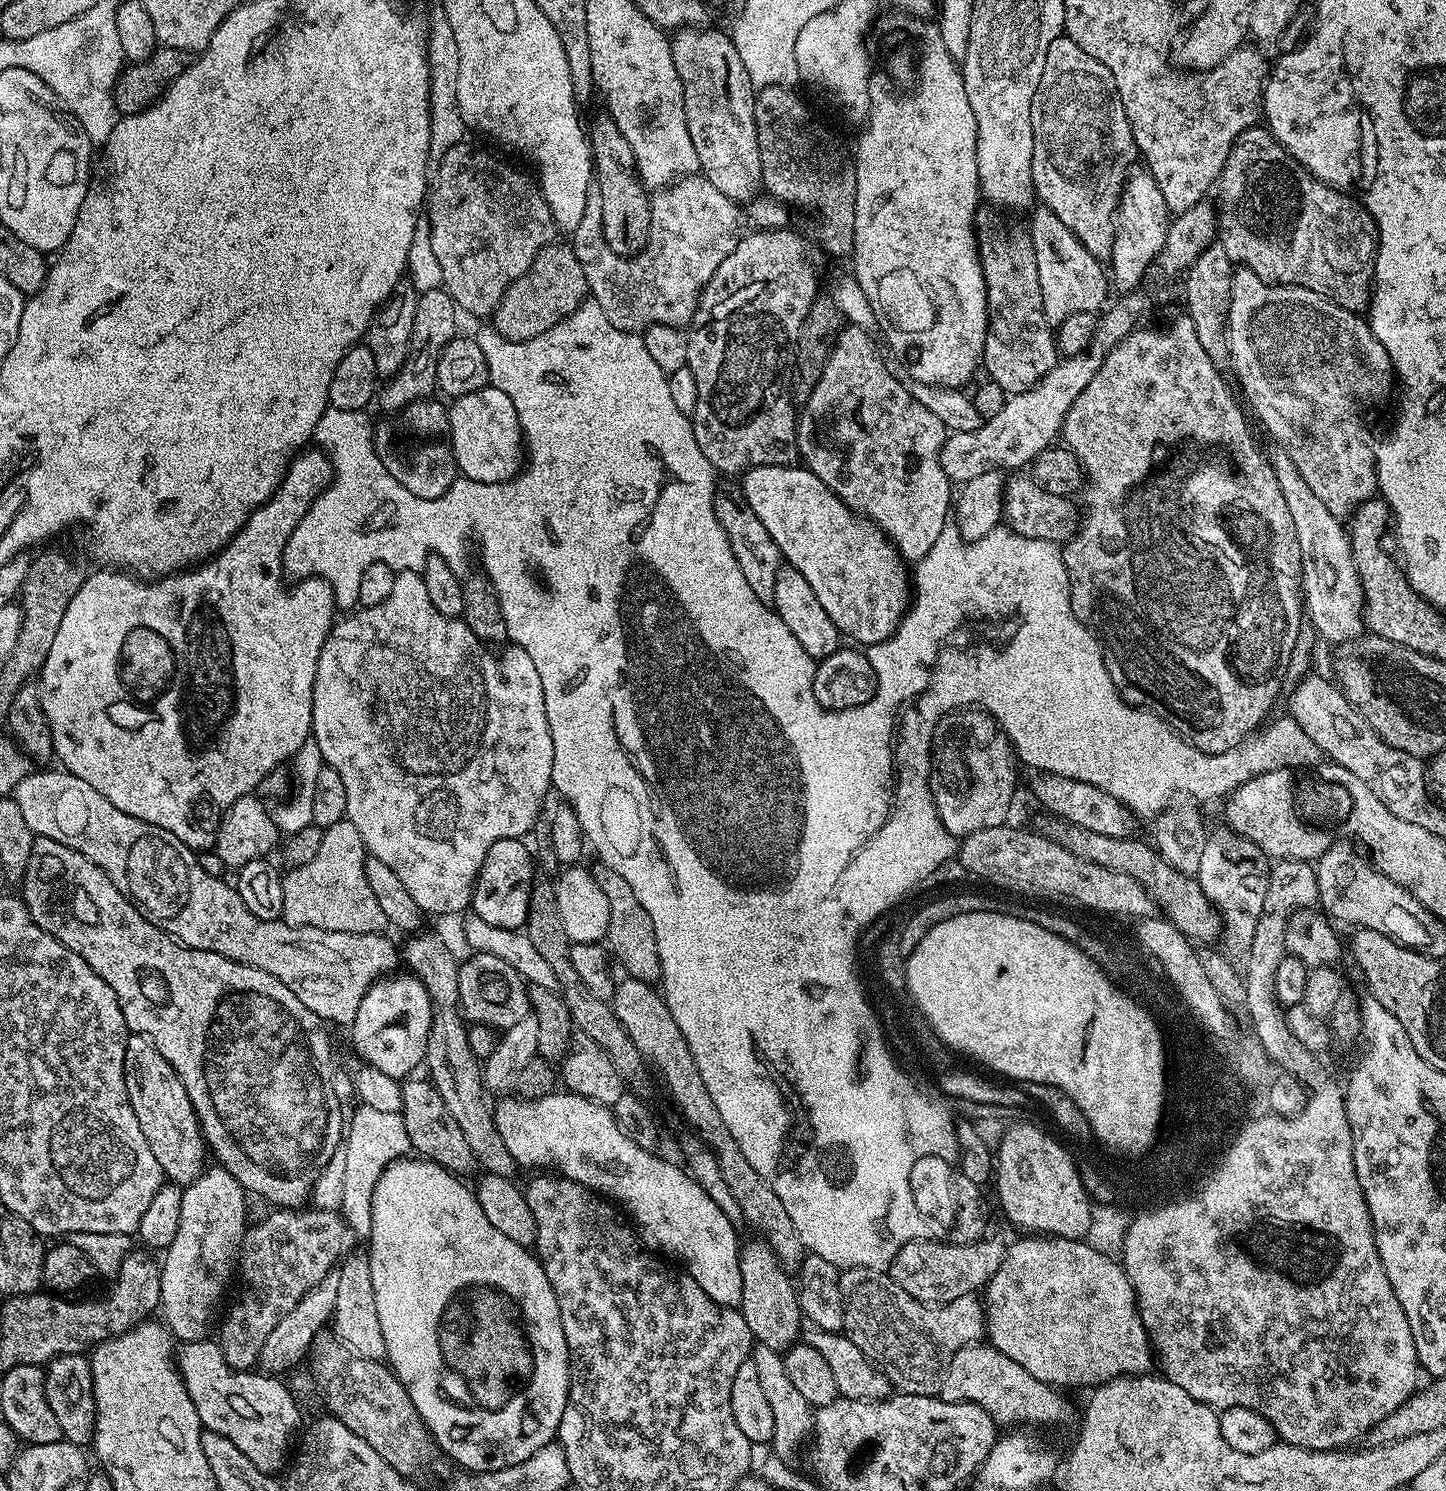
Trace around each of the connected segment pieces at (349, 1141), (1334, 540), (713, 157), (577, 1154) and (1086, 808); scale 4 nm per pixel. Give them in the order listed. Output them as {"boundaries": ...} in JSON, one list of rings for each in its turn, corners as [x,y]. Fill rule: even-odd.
{"boundaries":[[[[360,1104],[354,1118],[346,1120],[346,1135],[342,1147],[347,1151],[347,1163],[343,1171],[343,1199],[339,1213],[354,1237],[371,1237],[374,1222],[374,1188],[378,1178],[394,1161],[407,1157],[412,1152],[410,1136],[399,1112],[374,1110],[374,1106]]],[[[1282,450],[1270,456],[1270,463],[1274,470],[1274,478],[1278,478],[1278,486],[1282,490],[1282,498],[1286,498],[1286,506],[1290,510],[1290,522],[1294,522],[1294,534],[1300,543],[1300,574],[1302,577],[1302,604],[1306,609],[1306,618],[1314,629],[1315,635],[1324,640],[1329,640],[1332,646],[1347,644],[1349,641],[1359,640],[1365,631],[1366,625],[1362,615],[1364,606],[1364,591],[1358,578],[1358,570],[1352,561],[1352,547],[1348,542],[1345,525],[1341,517],[1330,514],[1319,498],[1314,495],[1314,490],[1306,486],[1302,474],[1290,456]]],[[[685,26],[671,37],[671,42],[674,70],[678,70],[682,82],[686,126],[690,130],[690,142],[694,142],[698,154],[699,171],[737,206],[747,205],[762,192],[758,130],[754,126],[756,92],[750,74],[746,74],[746,66],[742,66],[742,58],[738,58],[731,35],[727,31],[719,32],[716,26]]],[[[555,1090],[548,1096],[538,1097],[536,1100],[508,1099],[512,1098],[497,1099],[500,1101],[494,1104],[492,1117],[498,1134],[502,1134],[502,1142],[510,1146],[510,1154],[514,1154],[521,1169],[551,1170],[565,1176],[567,1180],[591,1188],[593,1192],[600,1193],[617,1205],[624,1204],[623,1211],[635,1221],[638,1228],[640,1223],[639,1231],[642,1233],[643,1243],[649,1249],[657,1253],[665,1252],[676,1260],[685,1260],[685,1264],[682,1264],[683,1271],[692,1276],[694,1282],[698,1282],[698,1286],[702,1286],[702,1290],[706,1290],[706,1294],[710,1294],[710,1298],[723,1308],[736,1308],[739,1305],[742,1298],[742,1272],[741,1241],[736,1240],[737,1225],[730,1218],[726,1218],[722,1210],[718,1210],[714,1198],[710,1198],[710,1194],[706,1194],[700,1183],[681,1165],[680,1169],[678,1165],[655,1156],[655,1151],[635,1144],[618,1126],[611,1107],[595,1104],[576,1092]]],[[[1036,772],[1032,780],[1032,796],[1048,812],[1056,815],[1055,819],[1090,830],[1094,834],[1106,834],[1106,838],[1132,838],[1137,835],[1137,817],[1122,802],[1110,794],[1090,786],[1090,782],[1078,782],[1074,778],[1062,778],[1058,774]]]]}

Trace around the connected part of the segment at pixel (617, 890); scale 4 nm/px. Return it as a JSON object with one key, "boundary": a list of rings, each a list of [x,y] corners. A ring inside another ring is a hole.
{"boundary":[[[596,862],[590,871],[594,882],[598,882],[598,890],[606,894],[606,902],[610,902],[610,922],[606,937],[607,947],[614,957],[615,963],[625,968],[627,975],[633,980],[641,980],[655,985],[660,980],[660,959],[658,958],[658,942],[654,938],[654,922],[650,922],[650,914],[642,910],[642,902],[630,890],[630,885],[622,874],[614,874],[610,866]]]}

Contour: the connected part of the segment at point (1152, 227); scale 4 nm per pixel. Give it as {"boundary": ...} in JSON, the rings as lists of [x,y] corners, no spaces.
{"boundary":[[[1133,167],[1120,191],[1120,204],[1116,207],[1116,232],[1112,235],[1110,280],[1117,293],[1125,294],[1141,287],[1140,279],[1150,272],[1150,265],[1166,242],[1169,223],[1170,213],[1162,198],[1162,190],[1158,190],[1158,182],[1154,182],[1152,175],[1143,167]]]}

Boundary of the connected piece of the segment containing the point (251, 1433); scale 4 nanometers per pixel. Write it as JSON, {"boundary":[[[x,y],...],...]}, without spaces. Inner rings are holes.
{"boundary":[[[212,1338],[181,1343],[175,1358],[201,1425],[207,1431],[222,1434],[222,1438],[230,1438],[258,1470],[279,1473],[279,1468],[285,1467],[284,1455],[292,1444],[292,1435],[302,1428],[300,1408],[282,1379],[256,1370],[230,1367],[219,1343]]]}

